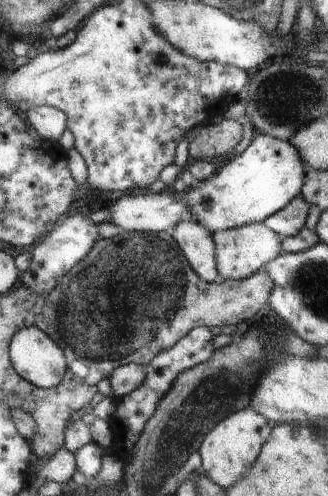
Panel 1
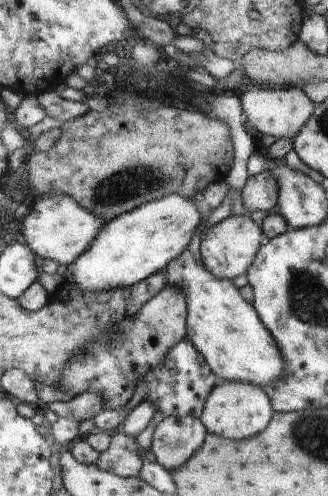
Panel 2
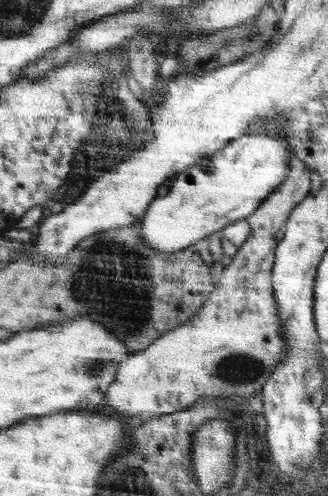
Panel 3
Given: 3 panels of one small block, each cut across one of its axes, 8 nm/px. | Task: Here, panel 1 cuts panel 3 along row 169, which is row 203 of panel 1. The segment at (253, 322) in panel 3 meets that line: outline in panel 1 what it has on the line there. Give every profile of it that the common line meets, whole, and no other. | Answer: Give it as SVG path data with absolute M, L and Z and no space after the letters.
M301 194L299 198L295 198L287 208L283 208L283 212L277 212L275 216L271 216L269 220L265 220L265 224L273 230L279 232L279 236L285 238L293 238L299 236L299 232L305 230L305 222L309 216L309 208L311 204L307 202L307 198Z

